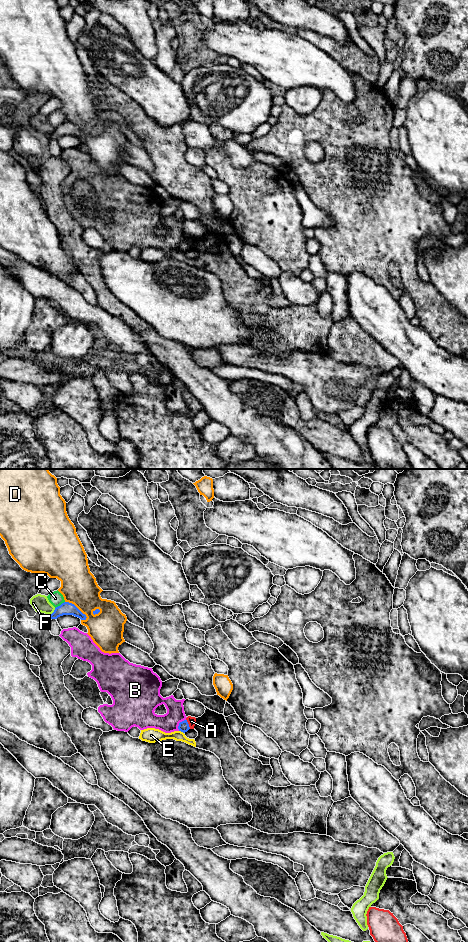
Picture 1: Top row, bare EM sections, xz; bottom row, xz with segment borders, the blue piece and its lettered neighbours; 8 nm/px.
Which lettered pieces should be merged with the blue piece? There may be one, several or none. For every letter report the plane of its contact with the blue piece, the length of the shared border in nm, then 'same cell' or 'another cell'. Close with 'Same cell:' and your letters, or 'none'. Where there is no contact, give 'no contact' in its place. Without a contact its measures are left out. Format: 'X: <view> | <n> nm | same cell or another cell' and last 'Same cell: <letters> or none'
A: xz | 90 nm | another cell
B: xz | 110 nm | another cell
C: xz | 100 nm | another cell
D: xz | 220 nm | another cell
E: xz | 50 nm | another cell
F: xz | 70 nm | another cell
Same cell: none

